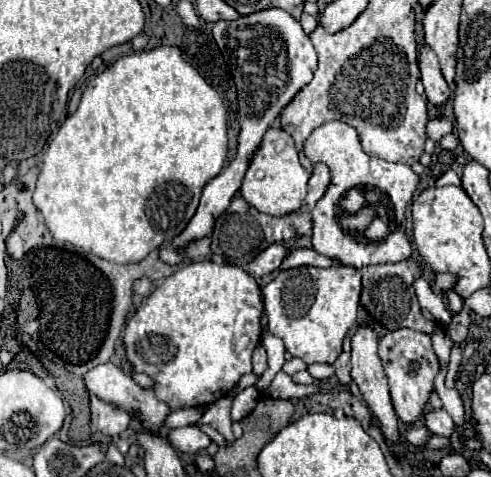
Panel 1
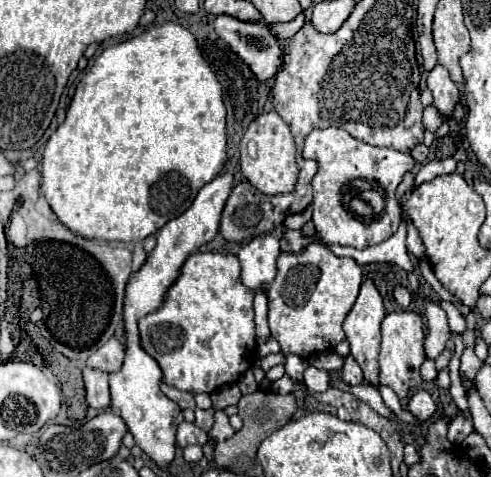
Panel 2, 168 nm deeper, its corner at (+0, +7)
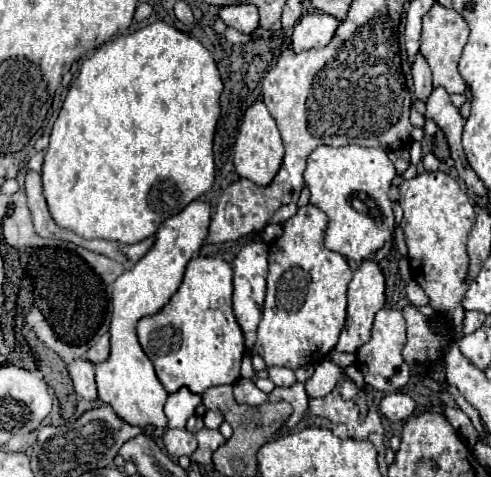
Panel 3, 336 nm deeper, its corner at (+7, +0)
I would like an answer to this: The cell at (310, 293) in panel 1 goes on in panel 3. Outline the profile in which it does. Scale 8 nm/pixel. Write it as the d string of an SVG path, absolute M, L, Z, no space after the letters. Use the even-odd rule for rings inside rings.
M306 204L296 216L282 222L282 236L270 244L268 250L268 276L266 276L266 302L264 316L258 326L258 340L254 352L260 354L266 366L284 366L296 370L304 364L318 364L336 346L340 332L346 326L346 288L352 280L352 270L344 256L324 246L324 232L328 216L314 204Z

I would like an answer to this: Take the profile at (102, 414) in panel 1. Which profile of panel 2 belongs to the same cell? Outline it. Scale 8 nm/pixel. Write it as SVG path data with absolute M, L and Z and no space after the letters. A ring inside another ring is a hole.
M83 369L83 381L87 389L87 403L93 409L109 409L111 407L111 395L109 395L109 379L105 373L99 373L95 369Z

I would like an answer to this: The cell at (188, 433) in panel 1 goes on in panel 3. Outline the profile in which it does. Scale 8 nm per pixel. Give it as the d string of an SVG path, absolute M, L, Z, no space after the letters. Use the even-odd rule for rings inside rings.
M178 428L166 430L164 436L162 436L162 440L164 440L164 446L166 446L168 454L174 456L174 458L178 458L182 454L190 456L198 448L196 436L190 434L188 430L178 430Z

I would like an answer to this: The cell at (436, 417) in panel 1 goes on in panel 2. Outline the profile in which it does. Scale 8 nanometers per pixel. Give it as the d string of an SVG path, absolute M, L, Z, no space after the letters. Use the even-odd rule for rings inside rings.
M415 391L413 397L409 399L409 411L419 417L421 421L427 421L429 417L435 415L437 411L437 403L431 399L431 395L427 391Z

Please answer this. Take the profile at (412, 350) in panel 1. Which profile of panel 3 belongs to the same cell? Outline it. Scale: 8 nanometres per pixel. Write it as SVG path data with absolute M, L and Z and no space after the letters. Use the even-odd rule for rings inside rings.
M392 308L378 310L372 330L370 330L370 340L364 346L360 346L356 352L356 368L364 374L366 384L382 392L396 392L402 386L406 386L410 378L410 368L400 354L404 344L406 344L406 322L404 322L402 312L392 310Z

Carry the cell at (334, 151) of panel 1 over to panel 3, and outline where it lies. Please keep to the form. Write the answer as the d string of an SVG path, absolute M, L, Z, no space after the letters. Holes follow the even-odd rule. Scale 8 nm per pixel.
M320 146L310 154L304 182L310 188L310 202L324 210L330 218L324 240L330 250L340 252L348 260L362 262L392 238L394 212L388 190L394 176L394 164L382 148ZM366 198L376 202L378 216L370 214L370 208L364 204Z

